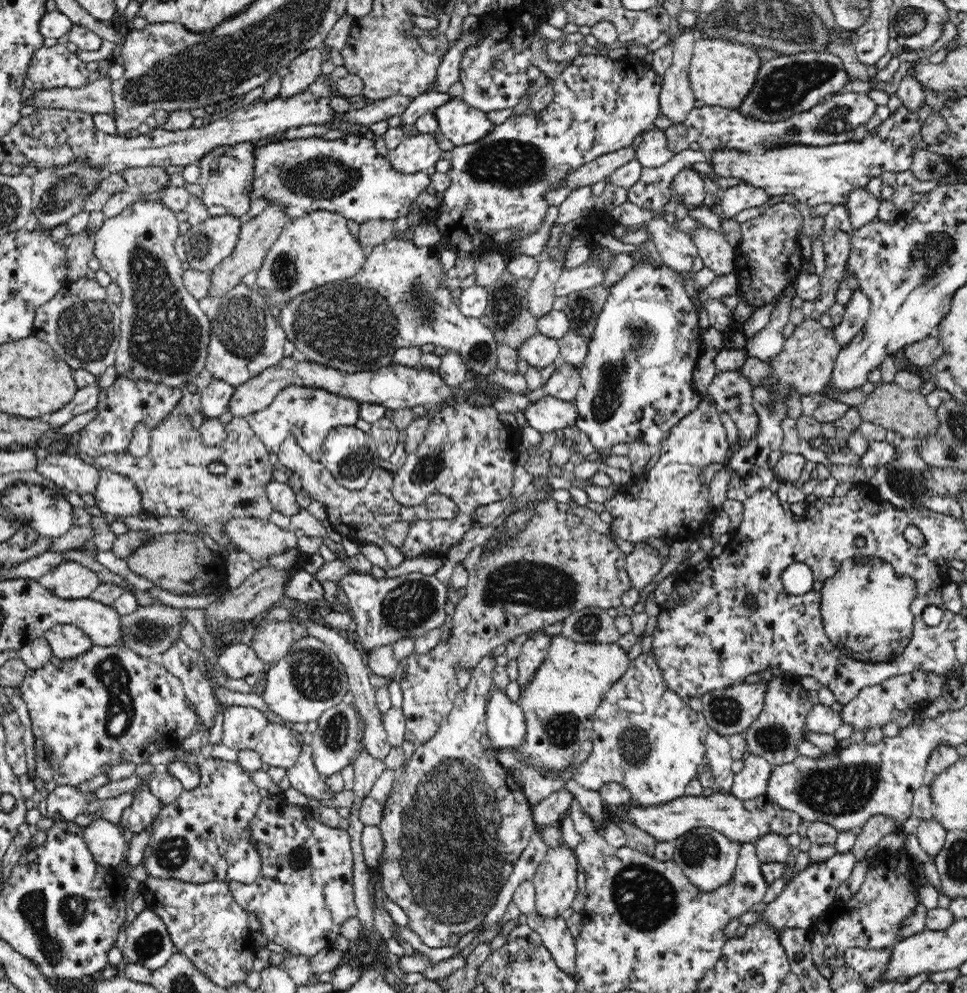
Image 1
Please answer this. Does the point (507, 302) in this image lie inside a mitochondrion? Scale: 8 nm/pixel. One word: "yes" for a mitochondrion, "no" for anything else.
yes

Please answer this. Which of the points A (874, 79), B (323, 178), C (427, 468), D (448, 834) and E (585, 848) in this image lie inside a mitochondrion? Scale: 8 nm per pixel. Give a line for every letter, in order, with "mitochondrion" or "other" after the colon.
A: other
B: mitochondrion
C: mitochondrion
D: mitochondrion
E: other

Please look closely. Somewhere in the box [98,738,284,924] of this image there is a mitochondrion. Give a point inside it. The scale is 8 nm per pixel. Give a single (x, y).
(172, 852)

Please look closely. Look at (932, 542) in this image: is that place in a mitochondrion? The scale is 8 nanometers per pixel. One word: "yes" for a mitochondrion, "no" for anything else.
no

